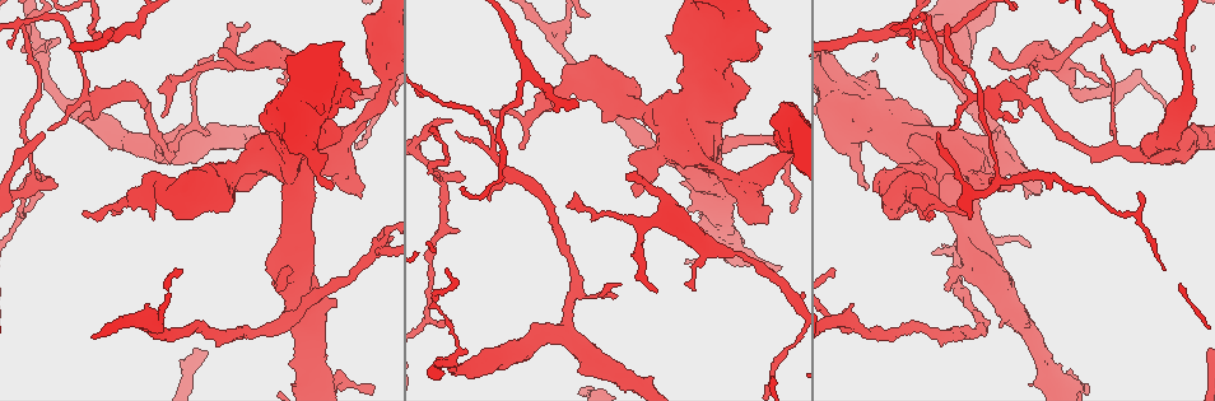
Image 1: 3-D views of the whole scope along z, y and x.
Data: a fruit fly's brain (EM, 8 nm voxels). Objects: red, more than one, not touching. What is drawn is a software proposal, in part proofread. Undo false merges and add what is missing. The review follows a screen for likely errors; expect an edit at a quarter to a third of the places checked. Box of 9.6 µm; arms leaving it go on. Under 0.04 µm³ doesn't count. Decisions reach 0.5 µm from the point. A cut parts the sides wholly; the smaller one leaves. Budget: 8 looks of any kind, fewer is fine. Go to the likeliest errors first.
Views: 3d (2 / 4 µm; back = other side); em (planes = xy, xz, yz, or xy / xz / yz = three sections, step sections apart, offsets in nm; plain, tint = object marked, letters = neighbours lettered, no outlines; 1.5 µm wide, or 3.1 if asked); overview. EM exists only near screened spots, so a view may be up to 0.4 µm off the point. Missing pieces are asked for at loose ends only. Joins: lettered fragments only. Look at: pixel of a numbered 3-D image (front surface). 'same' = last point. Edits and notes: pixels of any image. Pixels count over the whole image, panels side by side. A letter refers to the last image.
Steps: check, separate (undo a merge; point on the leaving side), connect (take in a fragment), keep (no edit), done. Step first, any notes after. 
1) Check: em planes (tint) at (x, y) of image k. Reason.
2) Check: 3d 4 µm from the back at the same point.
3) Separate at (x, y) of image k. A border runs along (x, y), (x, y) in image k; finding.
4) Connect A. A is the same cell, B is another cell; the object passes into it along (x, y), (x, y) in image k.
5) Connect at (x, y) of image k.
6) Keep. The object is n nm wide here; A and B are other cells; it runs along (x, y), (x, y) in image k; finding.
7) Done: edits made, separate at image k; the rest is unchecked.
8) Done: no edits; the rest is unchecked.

Check: em planes (letters) at (626, 175) of image 1. Free end.

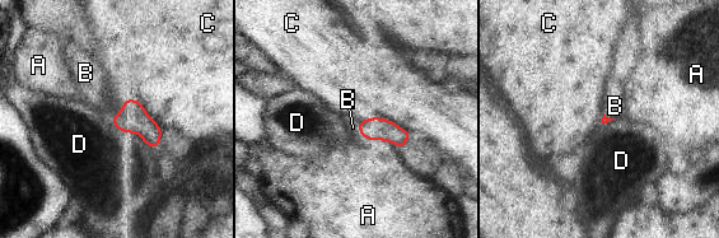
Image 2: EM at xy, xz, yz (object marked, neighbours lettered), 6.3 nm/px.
Connect B. B is the same cell, A, C and D are other cells; the object passes into it along (374, 127), (365, 136), (353, 127) in image 2; it goes on there.

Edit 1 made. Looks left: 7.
Check: em planes (tint) at (112, 214) of image 1. An open end.

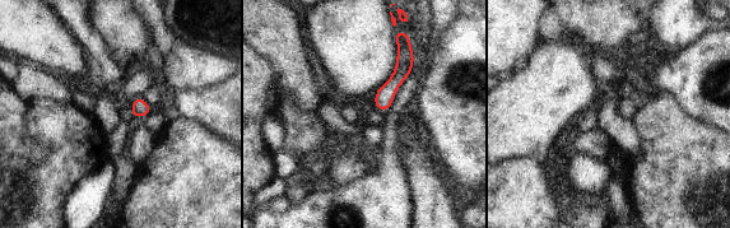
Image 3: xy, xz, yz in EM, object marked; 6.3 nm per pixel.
Check: em planes (letters) at the same point.

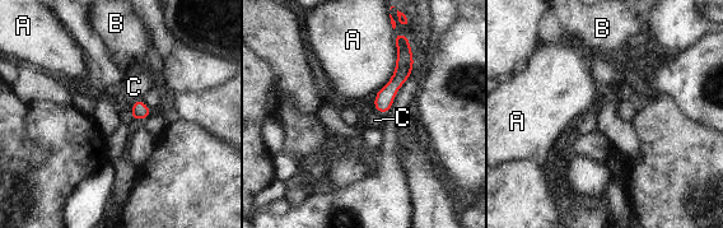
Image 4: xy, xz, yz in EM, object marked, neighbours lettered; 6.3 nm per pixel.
Keep. A, B and C are other cells; a border runs along (140, 97), (131, 105) in image 4; no lettered fragment goes on from it.

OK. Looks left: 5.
Check: 3d 2 µm at (618, 285) of image 1. Thin end.

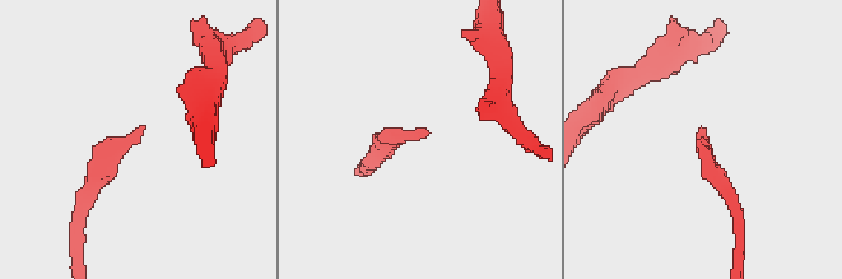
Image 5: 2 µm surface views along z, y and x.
Check: em xz step 4 (letters) at (427, 135) of image 5. Shape alone is not enough.

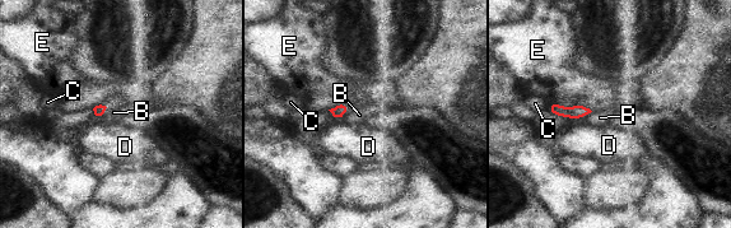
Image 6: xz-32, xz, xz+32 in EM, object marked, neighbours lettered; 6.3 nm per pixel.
Keep. The object is 70 nm wide here; B, C, D and E are other cells; none of them fits.

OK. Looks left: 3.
Done: edits made, connect at image 2; the rest is unchecked.

